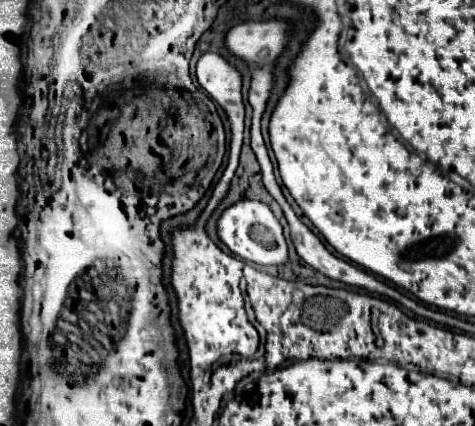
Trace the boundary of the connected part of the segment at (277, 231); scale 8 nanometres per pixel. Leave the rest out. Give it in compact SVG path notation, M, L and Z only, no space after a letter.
M241 201L229 207L219 219L219 237L221 241L241 259L263 265L263 267L281 267L289 261L287 241L283 237L283 227L271 213L271 209L261 201Z

